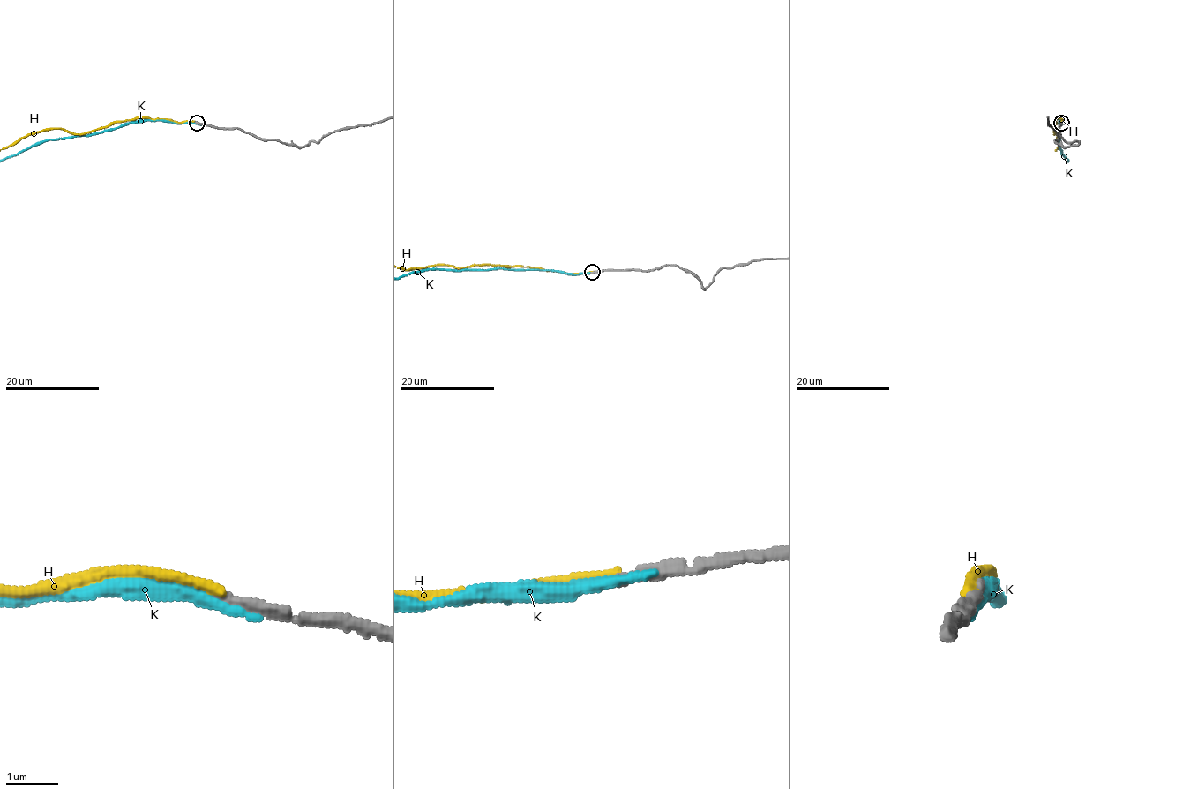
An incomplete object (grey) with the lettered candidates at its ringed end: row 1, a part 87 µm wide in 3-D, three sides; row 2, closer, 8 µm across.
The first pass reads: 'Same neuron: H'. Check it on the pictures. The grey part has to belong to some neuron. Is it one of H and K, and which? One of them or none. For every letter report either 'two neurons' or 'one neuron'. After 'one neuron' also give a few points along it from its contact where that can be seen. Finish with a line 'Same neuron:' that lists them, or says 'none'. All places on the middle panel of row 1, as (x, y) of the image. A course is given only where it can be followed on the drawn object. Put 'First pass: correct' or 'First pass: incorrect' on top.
First pass: correct
H: one neuron
K: two neurons
Same neuron: H

